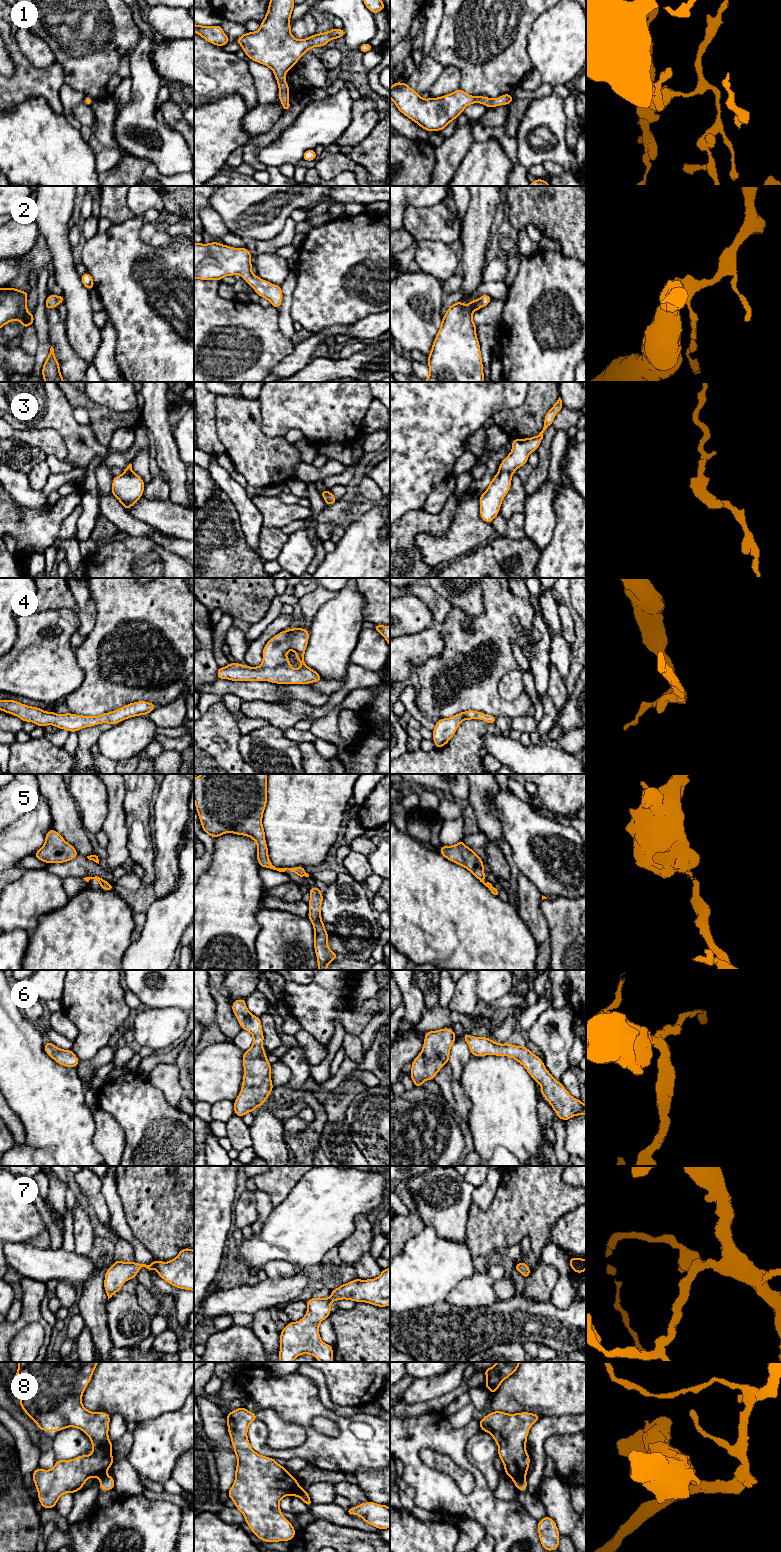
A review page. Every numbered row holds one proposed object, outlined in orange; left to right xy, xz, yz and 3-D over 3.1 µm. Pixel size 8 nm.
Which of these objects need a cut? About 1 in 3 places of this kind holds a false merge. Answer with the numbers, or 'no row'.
3, 8

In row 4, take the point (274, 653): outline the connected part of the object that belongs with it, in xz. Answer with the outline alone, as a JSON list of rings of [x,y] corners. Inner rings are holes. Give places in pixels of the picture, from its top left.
[[[293,628],[284,630],[272,637],[264,646],[262,651],[263,661],[258,667],[250,667],[239,663],[228,663],[226,667],[218,667],[217,678],[231,681],[268,681],[276,684],[310,684],[322,681],[321,676],[304,662],[304,653],[309,640],[309,630],[303,628]],[[293,650],[296,660],[301,663],[299,669],[291,667],[290,660],[286,654]]]

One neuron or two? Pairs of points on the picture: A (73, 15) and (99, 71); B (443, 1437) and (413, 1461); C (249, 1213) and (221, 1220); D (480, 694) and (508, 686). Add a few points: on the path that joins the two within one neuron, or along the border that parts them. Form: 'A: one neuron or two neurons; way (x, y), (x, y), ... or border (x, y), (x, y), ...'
A: one neuron; way (87, 29), (90, 57)
B: one neuron; way (433, 1437), (427, 1437), (413, 1451)
C: two neurons; border (233, 1217), (234, 1221)
D: two neurons; border (512, 669), (499, 681), (499, 694), (507, 701)

